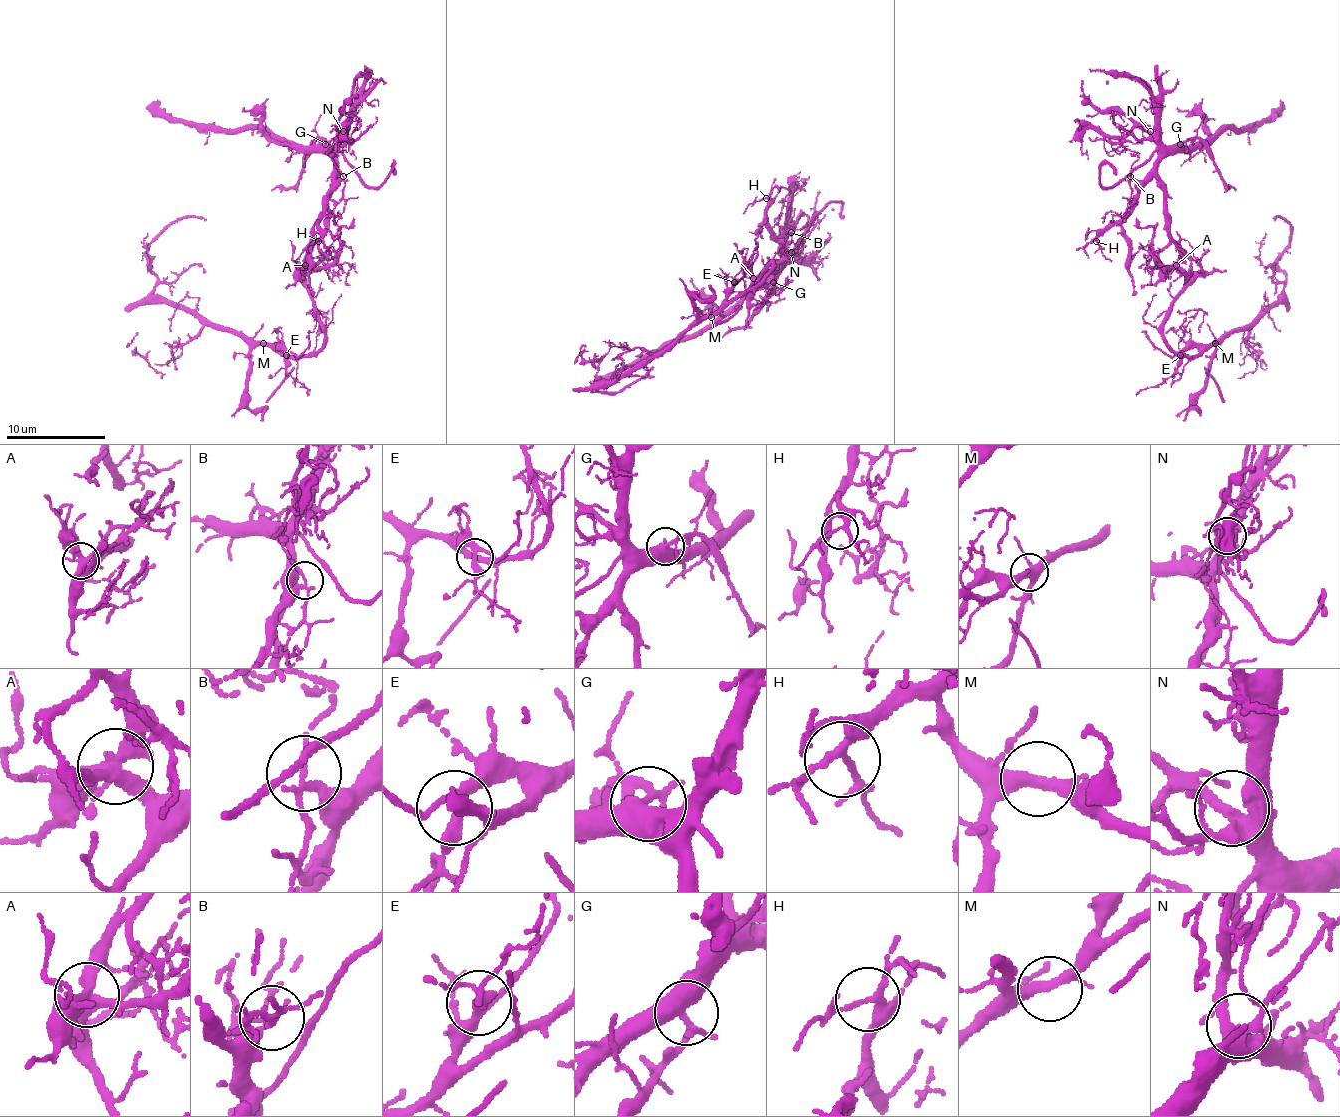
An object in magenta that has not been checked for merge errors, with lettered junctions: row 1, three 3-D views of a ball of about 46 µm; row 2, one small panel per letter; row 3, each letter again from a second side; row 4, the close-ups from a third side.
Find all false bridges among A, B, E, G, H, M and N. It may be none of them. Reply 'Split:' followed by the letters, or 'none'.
Split: A

